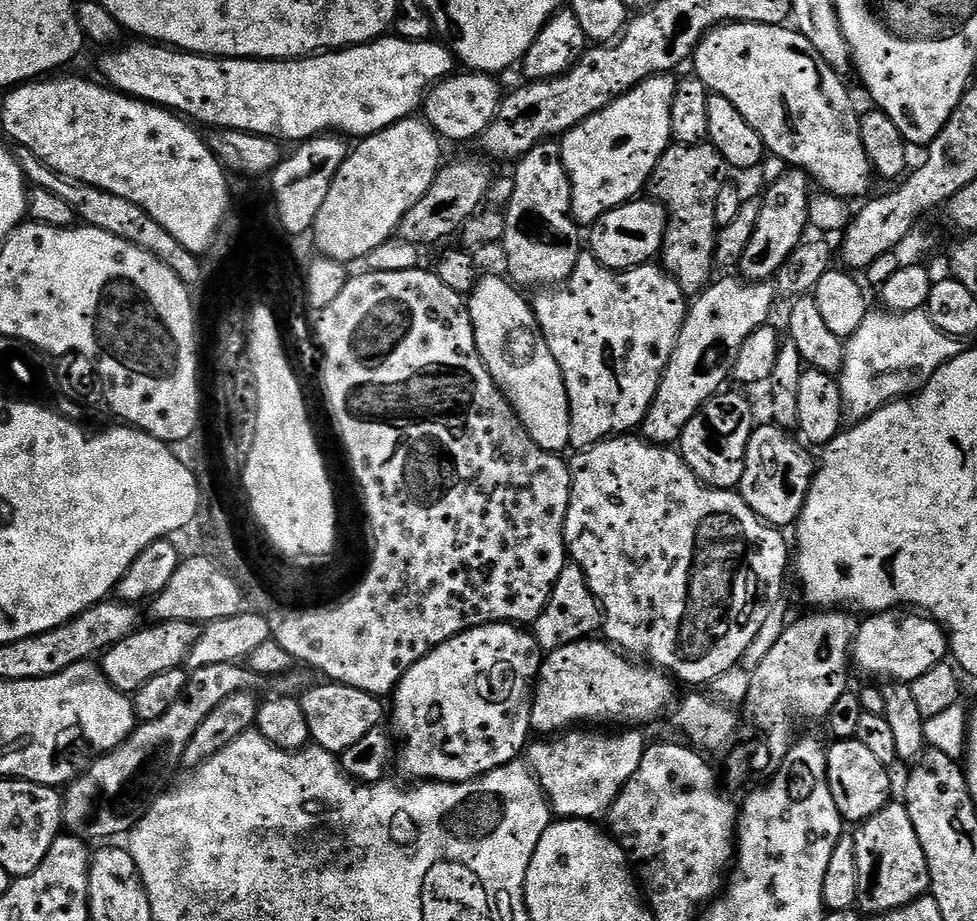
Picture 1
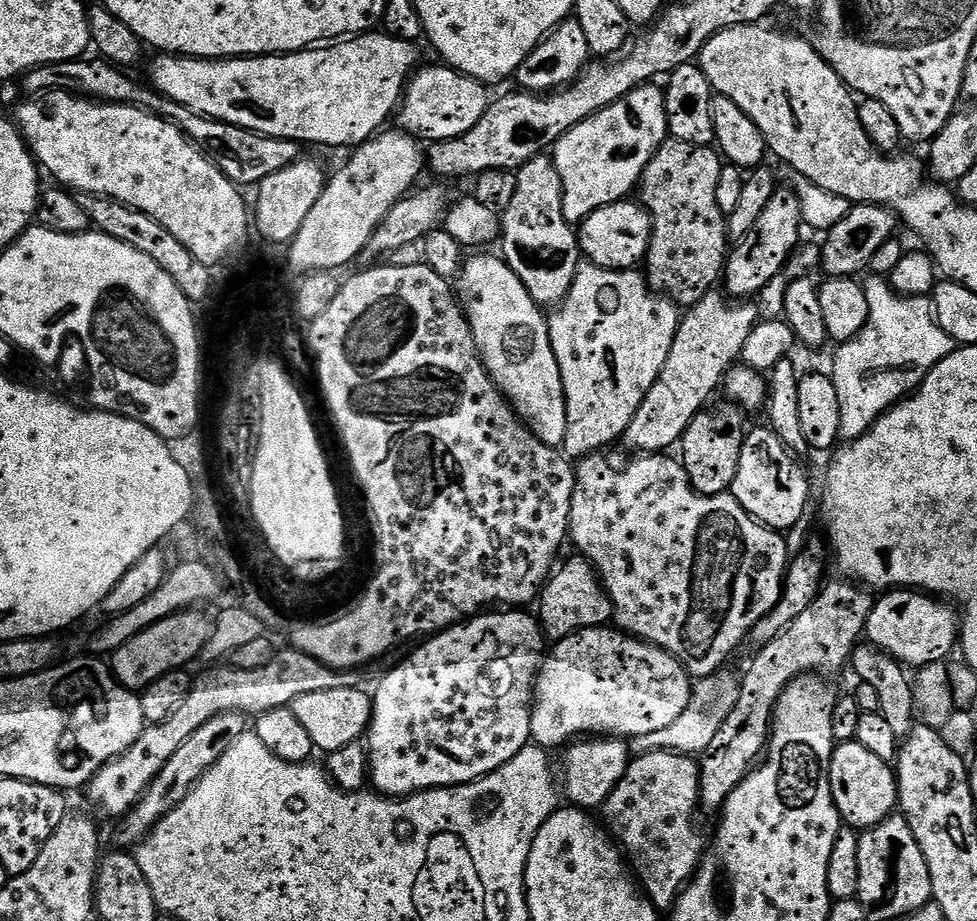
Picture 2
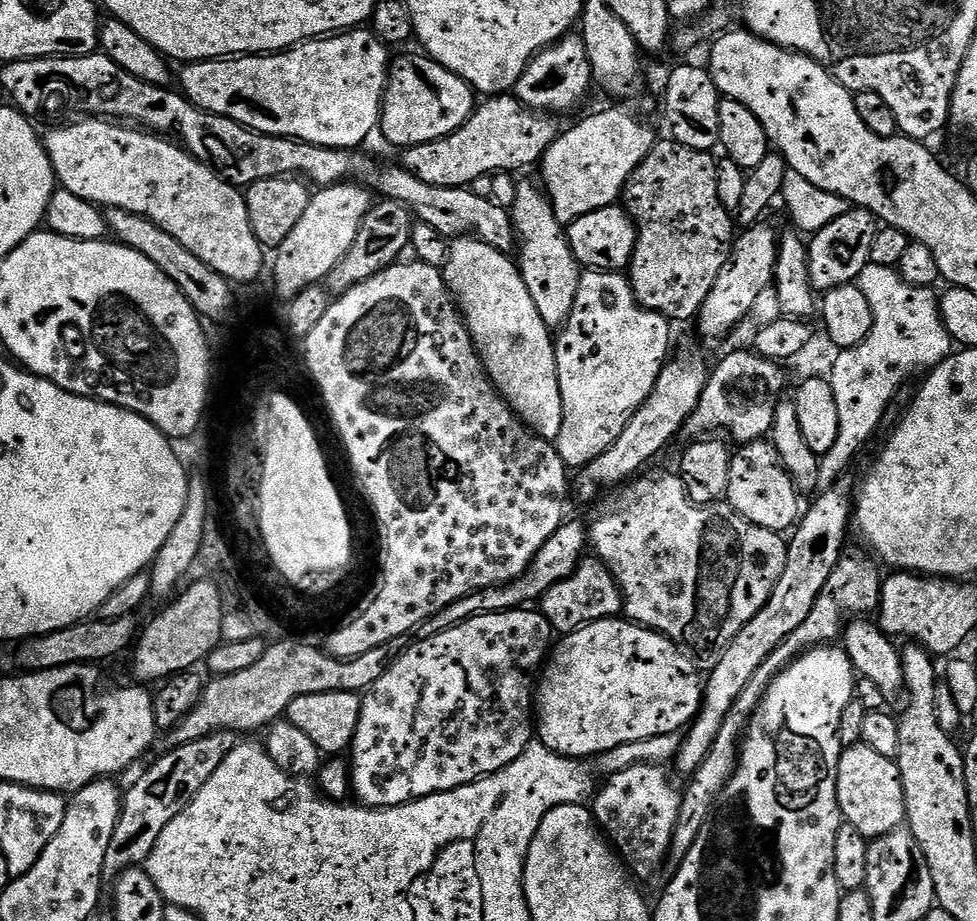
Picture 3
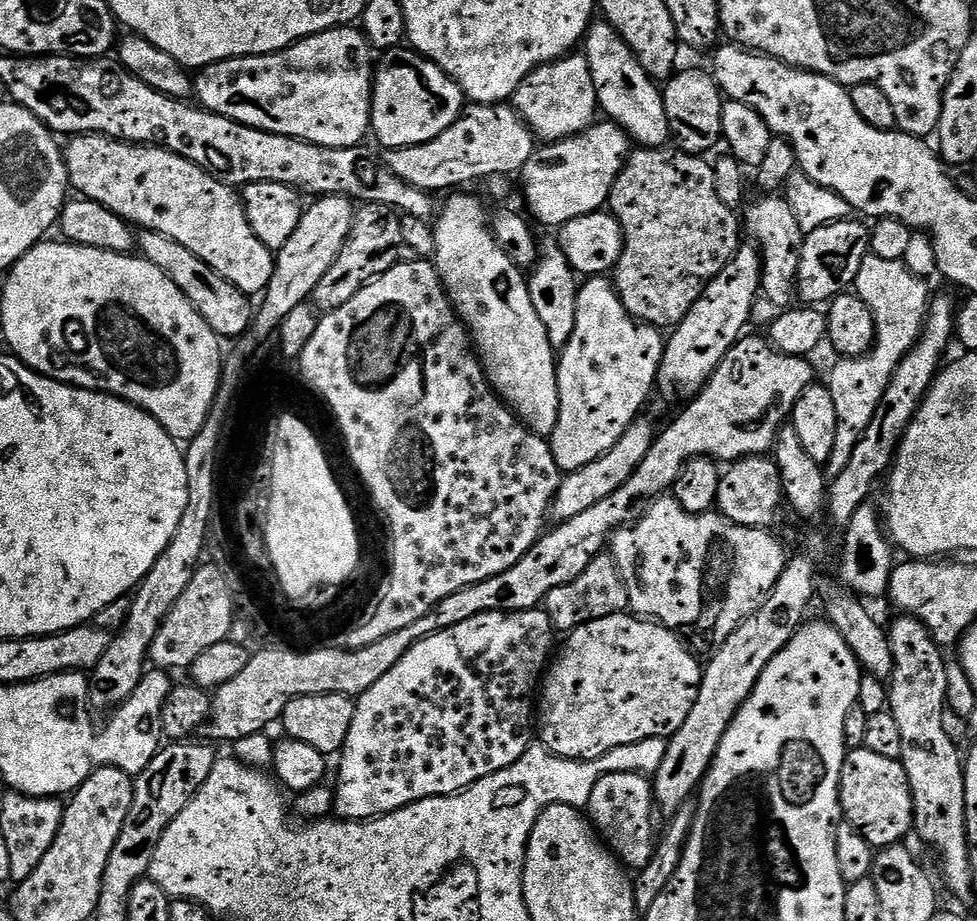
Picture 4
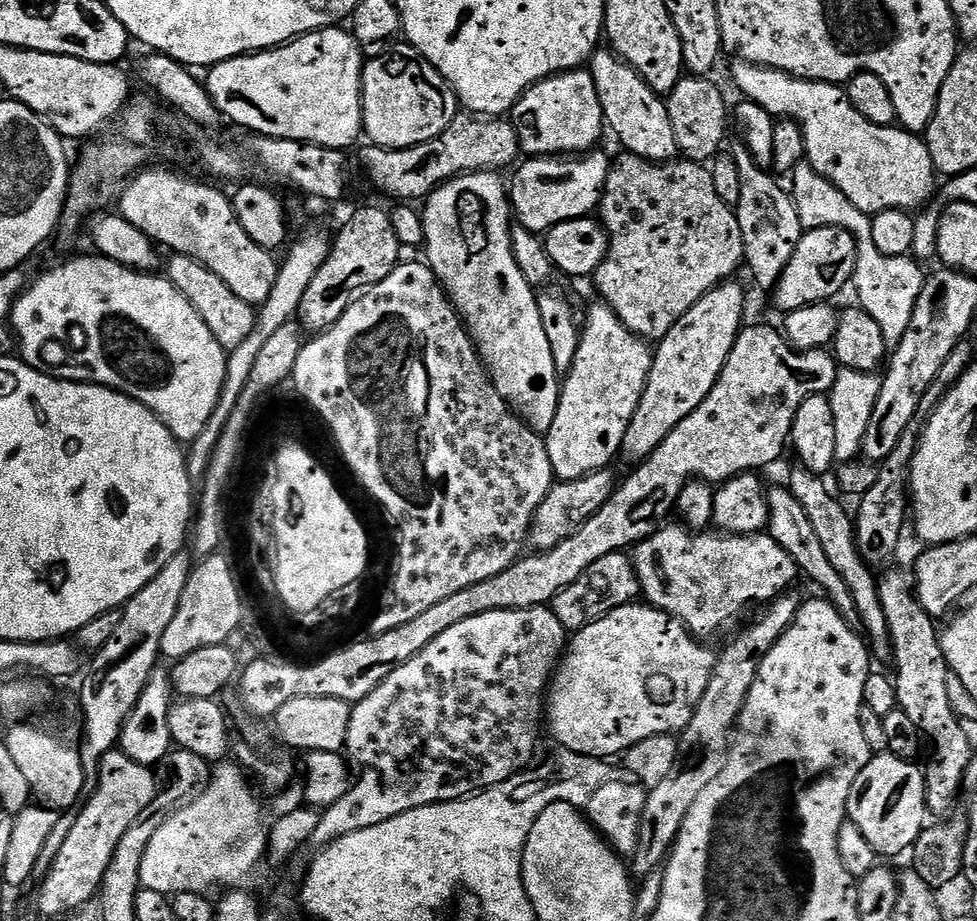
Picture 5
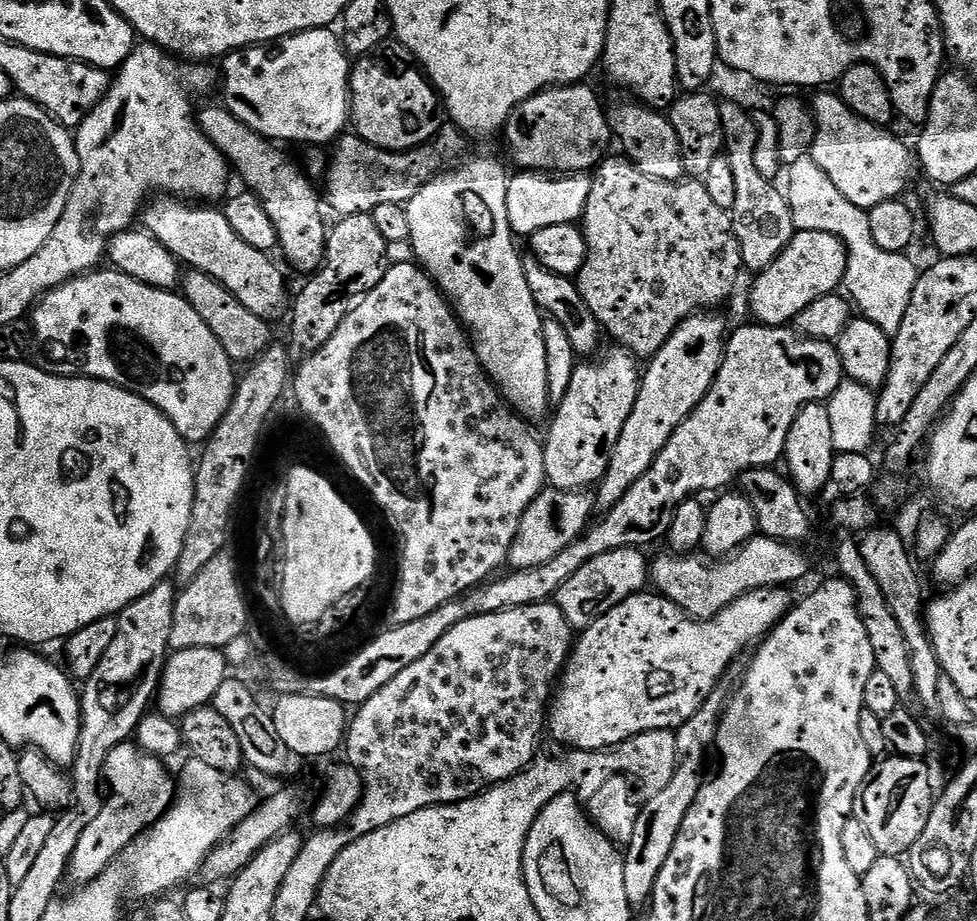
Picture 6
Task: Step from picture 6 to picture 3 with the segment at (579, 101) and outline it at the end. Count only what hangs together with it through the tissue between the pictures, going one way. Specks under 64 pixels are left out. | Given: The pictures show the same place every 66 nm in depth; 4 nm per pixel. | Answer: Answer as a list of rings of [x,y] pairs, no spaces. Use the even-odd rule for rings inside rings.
[[[569,34],[560,39],[552,47],[539,52],[526,66],[522,78],[514,89],[514,95],[527,108],[539,110],[545,114],[561,114],[576,108],[594,88],[590,58],[586,54],[586,46],[579,35]]]

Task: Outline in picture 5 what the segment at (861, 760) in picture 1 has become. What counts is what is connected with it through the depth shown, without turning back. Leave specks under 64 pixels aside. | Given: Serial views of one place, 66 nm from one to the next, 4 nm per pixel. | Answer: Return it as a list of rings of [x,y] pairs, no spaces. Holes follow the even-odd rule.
[[[876,754],[854,778],[848,795],[847,819],[862,830],[877,857],[900,856],[913,847],[929,819],[924,769],[919,763],[891,754]]]

